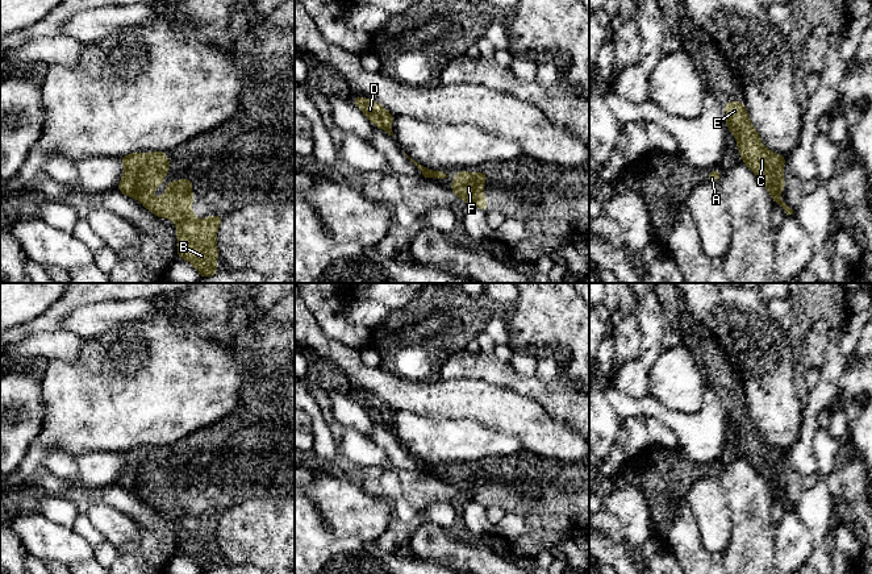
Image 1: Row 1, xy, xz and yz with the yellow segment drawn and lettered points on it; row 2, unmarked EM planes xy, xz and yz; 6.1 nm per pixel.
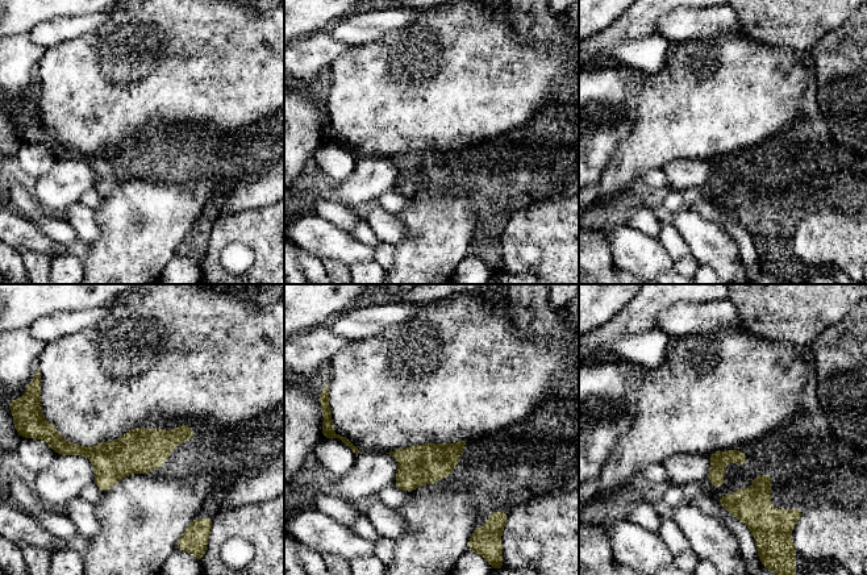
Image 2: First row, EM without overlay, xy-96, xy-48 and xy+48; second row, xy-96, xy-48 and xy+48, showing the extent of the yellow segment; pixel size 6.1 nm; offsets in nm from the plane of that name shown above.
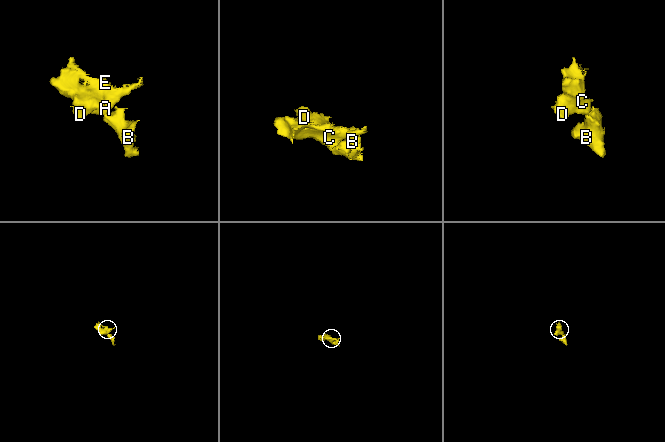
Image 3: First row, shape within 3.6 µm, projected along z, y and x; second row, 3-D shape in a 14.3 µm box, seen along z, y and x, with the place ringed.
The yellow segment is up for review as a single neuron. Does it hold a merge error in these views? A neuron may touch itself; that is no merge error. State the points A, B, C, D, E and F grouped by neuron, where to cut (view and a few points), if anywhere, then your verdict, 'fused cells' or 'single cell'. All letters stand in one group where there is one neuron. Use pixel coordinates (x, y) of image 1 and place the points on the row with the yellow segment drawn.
groups A B C D E F; cut none; single cell

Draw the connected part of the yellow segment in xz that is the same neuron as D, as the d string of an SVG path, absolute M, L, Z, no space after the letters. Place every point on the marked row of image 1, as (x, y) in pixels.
M354 95L355 105L366 115L366 117L375 125L384 129L389 136L392 133L393 115L389 113L383 105L374 101L372 99L363 99Z

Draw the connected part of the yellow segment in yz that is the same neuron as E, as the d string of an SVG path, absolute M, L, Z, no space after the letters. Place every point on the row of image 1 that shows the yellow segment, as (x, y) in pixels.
M729 101L722 108L727 113L726 128L735 136L743 163L752 170L772 195L772 203L780 204L787 216L793 215L793 209L779 197L787 186L783 176L787 157L776 155L763 146L762 138L748 118L746 103Z

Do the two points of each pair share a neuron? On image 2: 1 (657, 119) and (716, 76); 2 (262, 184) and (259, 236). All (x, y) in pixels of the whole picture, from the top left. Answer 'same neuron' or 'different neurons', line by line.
1: same neuron
2: different neurons

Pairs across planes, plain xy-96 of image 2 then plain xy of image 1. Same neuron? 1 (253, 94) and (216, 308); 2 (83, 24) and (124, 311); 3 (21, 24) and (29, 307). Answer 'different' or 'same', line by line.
1: different
2: same
3: same

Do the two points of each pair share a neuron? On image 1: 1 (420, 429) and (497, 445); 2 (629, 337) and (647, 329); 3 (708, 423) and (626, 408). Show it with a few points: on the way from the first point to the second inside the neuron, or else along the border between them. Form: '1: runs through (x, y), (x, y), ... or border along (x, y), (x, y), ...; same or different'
1: runs through (439, 441), (478, 441); same
2: border along (637, 303), (639, 352), (628, 362); different
3: runs through (688, 423), (679, 423), (655, 408), (646, 408); same

